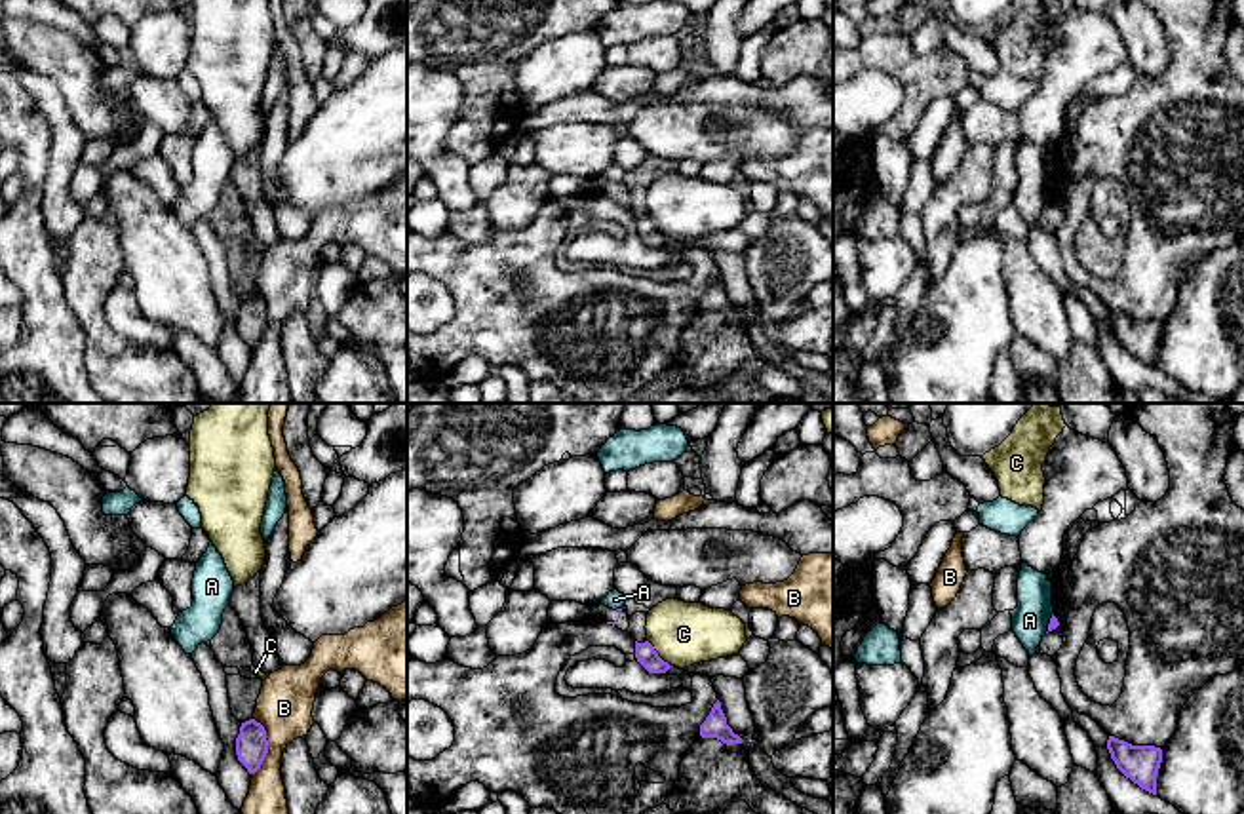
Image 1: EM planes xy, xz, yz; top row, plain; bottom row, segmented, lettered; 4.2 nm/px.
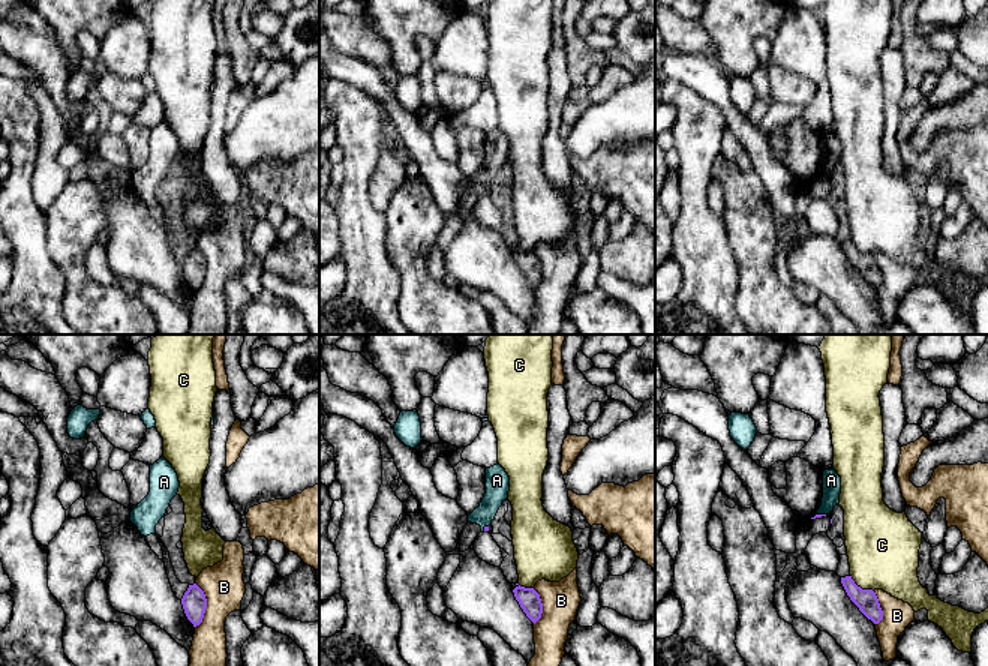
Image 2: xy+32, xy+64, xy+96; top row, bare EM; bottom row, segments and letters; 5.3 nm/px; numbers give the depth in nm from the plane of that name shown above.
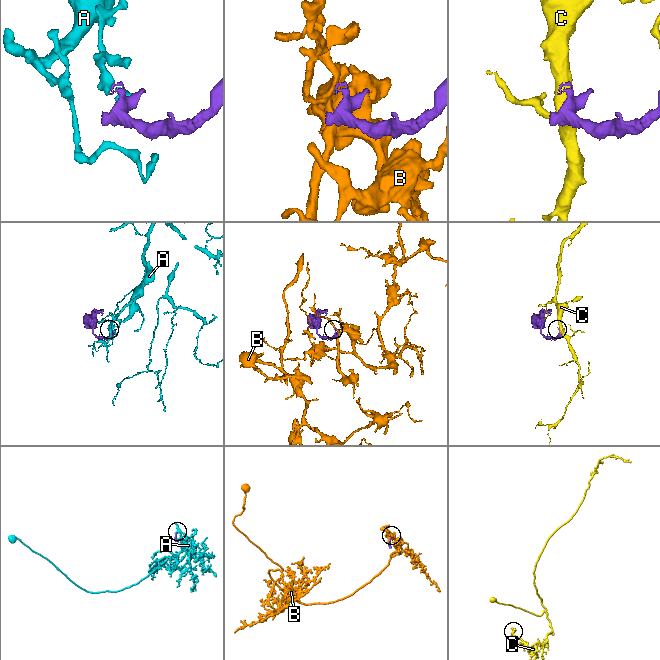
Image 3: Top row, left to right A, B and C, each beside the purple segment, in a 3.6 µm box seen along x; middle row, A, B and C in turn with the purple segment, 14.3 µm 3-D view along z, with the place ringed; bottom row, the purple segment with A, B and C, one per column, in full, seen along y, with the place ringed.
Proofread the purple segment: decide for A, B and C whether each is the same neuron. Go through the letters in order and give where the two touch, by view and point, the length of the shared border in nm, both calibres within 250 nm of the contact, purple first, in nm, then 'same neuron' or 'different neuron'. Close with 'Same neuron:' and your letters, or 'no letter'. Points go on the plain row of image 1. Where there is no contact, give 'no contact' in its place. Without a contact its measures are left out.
A: meets purple in yz at (1050, 196); contact 90 nm long; 40 nm thick on the purple side, 160 nm on the other; different neuron
B: meets purple in xy at (267, 320); contact 240 nm long; 140 nm thick on the purple side, 240 nm on the other; different neuron
C: meets purple in xz at (657, 227); contact 160 nm long; 90 nm thick on the purple side, 280 nm on the other; different neuron
Same neuron: no letter

